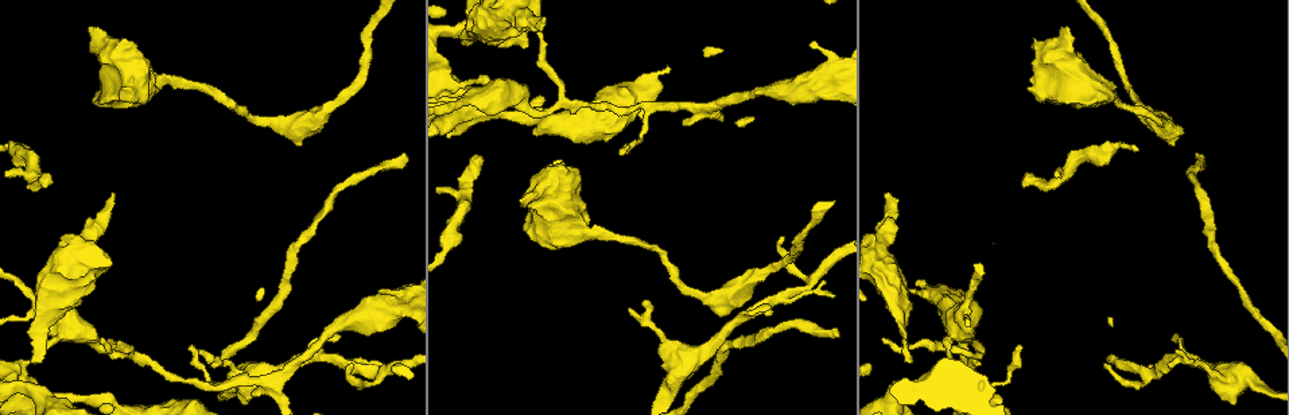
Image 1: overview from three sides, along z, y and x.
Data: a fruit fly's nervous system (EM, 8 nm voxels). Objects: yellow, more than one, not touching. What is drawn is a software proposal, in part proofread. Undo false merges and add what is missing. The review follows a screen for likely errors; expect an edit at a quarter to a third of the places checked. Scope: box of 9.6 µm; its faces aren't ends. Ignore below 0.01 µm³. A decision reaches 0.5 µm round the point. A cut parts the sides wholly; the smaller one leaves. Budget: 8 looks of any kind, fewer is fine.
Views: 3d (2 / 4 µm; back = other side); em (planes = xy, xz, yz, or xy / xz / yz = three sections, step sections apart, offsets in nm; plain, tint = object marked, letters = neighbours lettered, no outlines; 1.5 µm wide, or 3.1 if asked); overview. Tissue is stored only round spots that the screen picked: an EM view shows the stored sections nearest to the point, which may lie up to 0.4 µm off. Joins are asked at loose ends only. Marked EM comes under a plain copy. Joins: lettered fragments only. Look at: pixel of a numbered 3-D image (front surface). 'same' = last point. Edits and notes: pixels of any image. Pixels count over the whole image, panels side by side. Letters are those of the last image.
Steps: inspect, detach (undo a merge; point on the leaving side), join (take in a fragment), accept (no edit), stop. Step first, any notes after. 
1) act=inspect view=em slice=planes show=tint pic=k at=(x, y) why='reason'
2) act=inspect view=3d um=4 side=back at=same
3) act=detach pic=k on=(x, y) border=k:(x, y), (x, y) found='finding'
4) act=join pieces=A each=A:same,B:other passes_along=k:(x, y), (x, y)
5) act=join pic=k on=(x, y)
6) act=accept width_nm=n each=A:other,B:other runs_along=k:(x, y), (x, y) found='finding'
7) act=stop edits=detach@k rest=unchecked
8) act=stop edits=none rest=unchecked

act=inspect view=em slice=planes show=letters pic=1 at=(1021, 347) why='an open end'

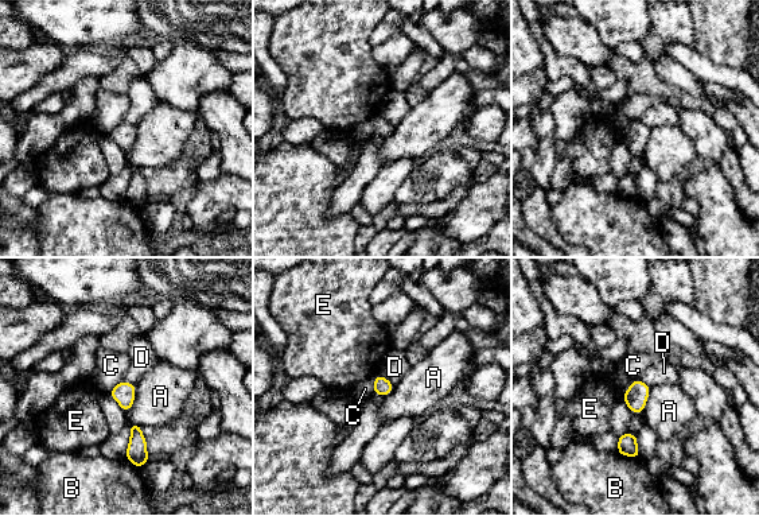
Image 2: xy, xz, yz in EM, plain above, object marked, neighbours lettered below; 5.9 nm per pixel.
act=accept each=A:other,B:other,C:other,D:other,E:other found='none of them fits'

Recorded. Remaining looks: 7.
act=inspect view=em slice=yz step=8 show=tint pic=1 at=(883, 339) why='thin end'

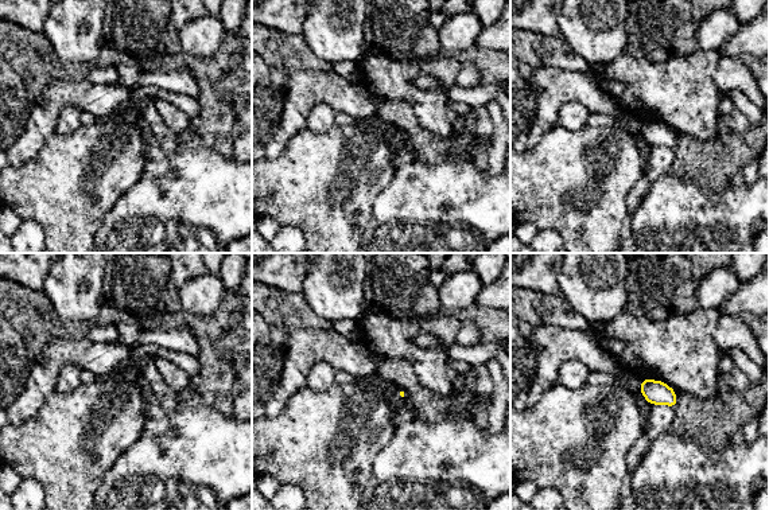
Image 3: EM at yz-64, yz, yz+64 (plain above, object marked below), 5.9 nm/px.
act=inspect view=em slice=planes show=letters at=same

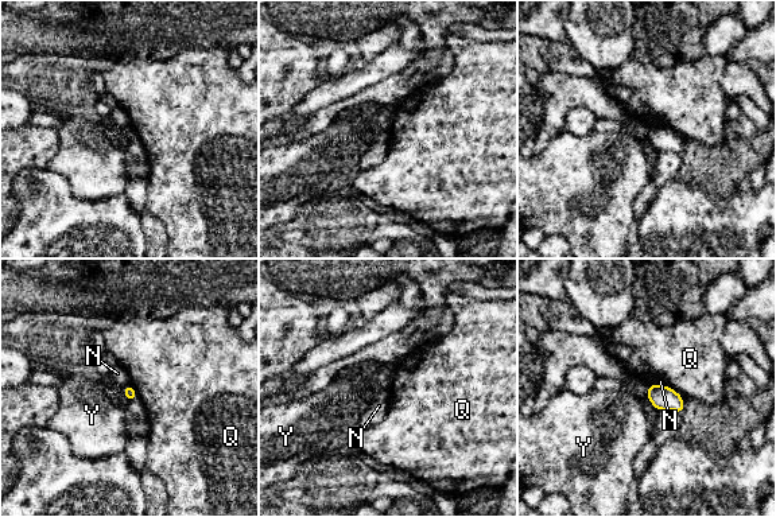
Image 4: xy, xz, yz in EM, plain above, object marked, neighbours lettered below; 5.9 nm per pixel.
act=accept longest_contact=N:110nm each=N:other,Q:other,Y:other found='none of them fits'

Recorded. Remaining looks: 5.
act=inspect view=em slice=planes show=letters pic=1 at=(836, 327) why='end of a long branch'

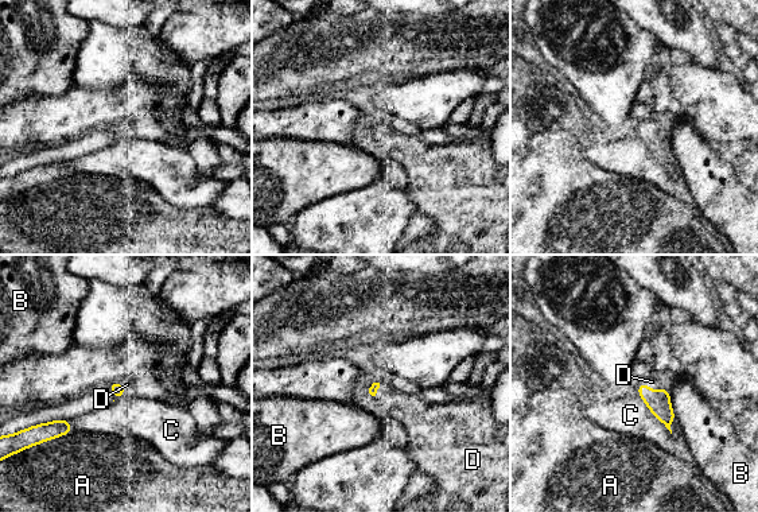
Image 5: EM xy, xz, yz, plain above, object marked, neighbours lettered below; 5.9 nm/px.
act=join pieces=D each=A:other,B:other,C:other,D:same found='the neuron continues'

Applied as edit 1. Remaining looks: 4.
act=stop edits=join@5 rest=unchecked

